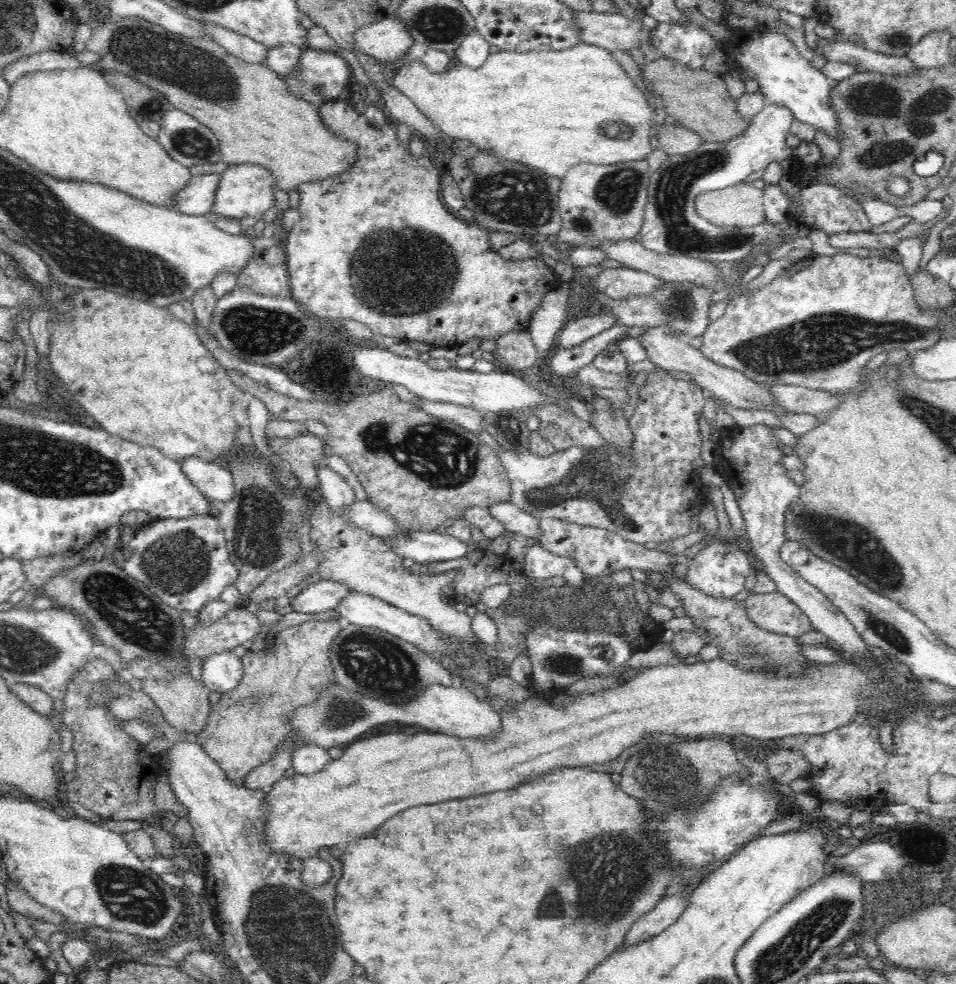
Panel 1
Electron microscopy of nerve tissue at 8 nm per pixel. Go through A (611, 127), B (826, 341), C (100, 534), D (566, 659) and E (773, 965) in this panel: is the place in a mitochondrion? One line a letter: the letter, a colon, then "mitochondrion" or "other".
A: mitochondrion
B: mitochondrion
C: other
D: mitochondrion
E: mitochondrion

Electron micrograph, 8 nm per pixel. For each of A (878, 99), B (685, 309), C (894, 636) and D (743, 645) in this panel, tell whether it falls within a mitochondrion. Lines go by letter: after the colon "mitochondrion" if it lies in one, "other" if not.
A: mitochondrion
B: mitochondrion
C: mitochondrion
D: mitochondrion

